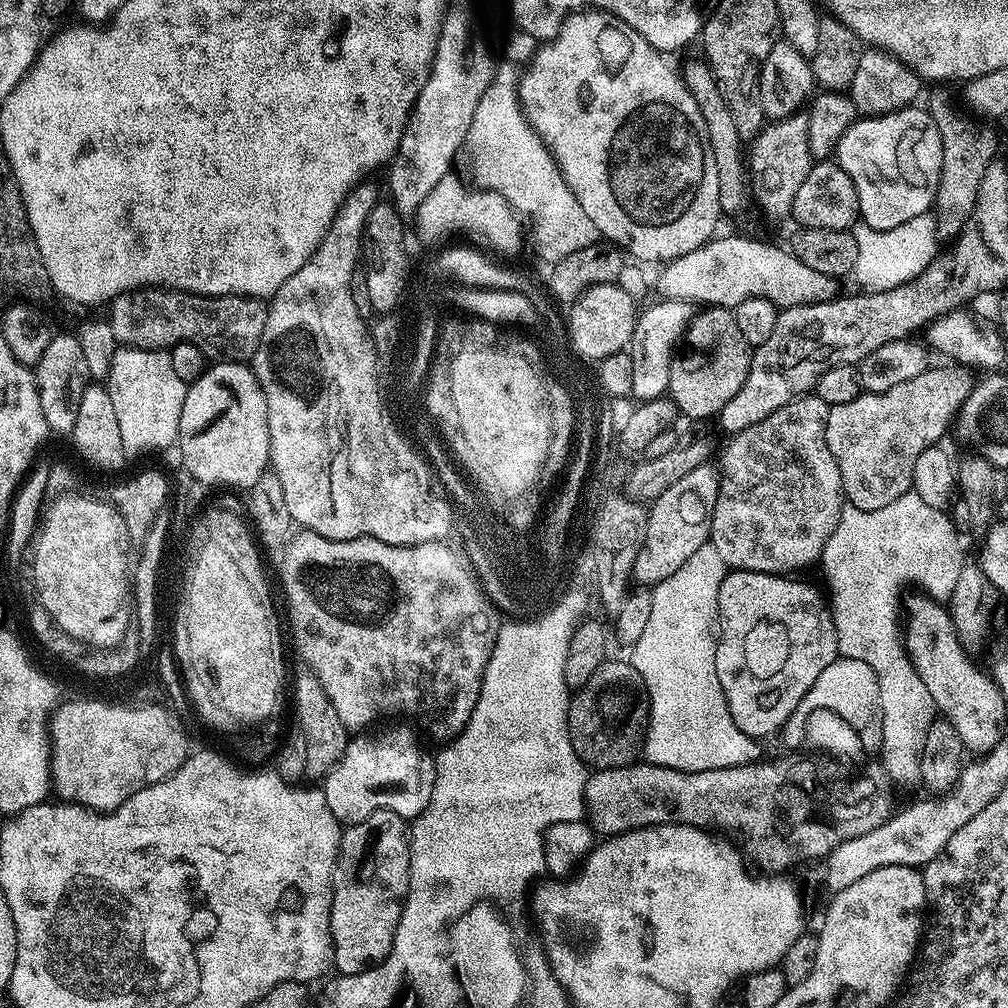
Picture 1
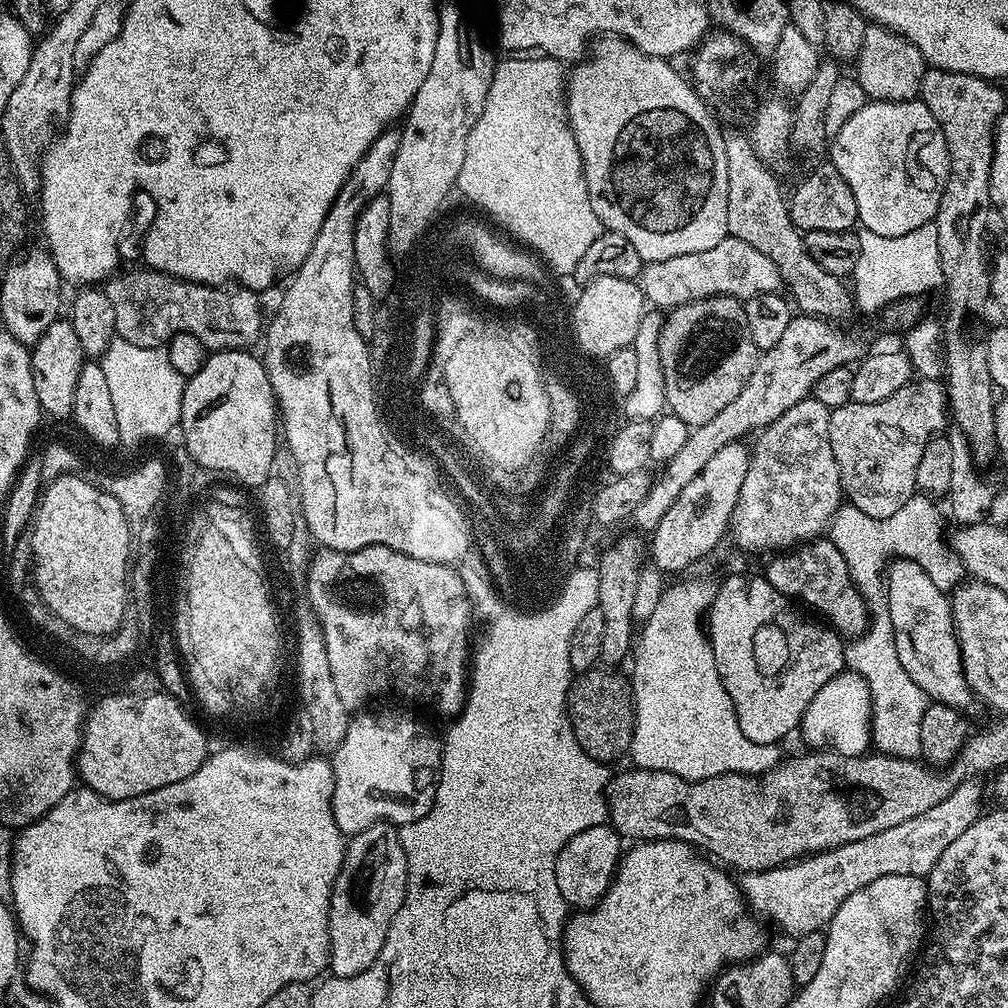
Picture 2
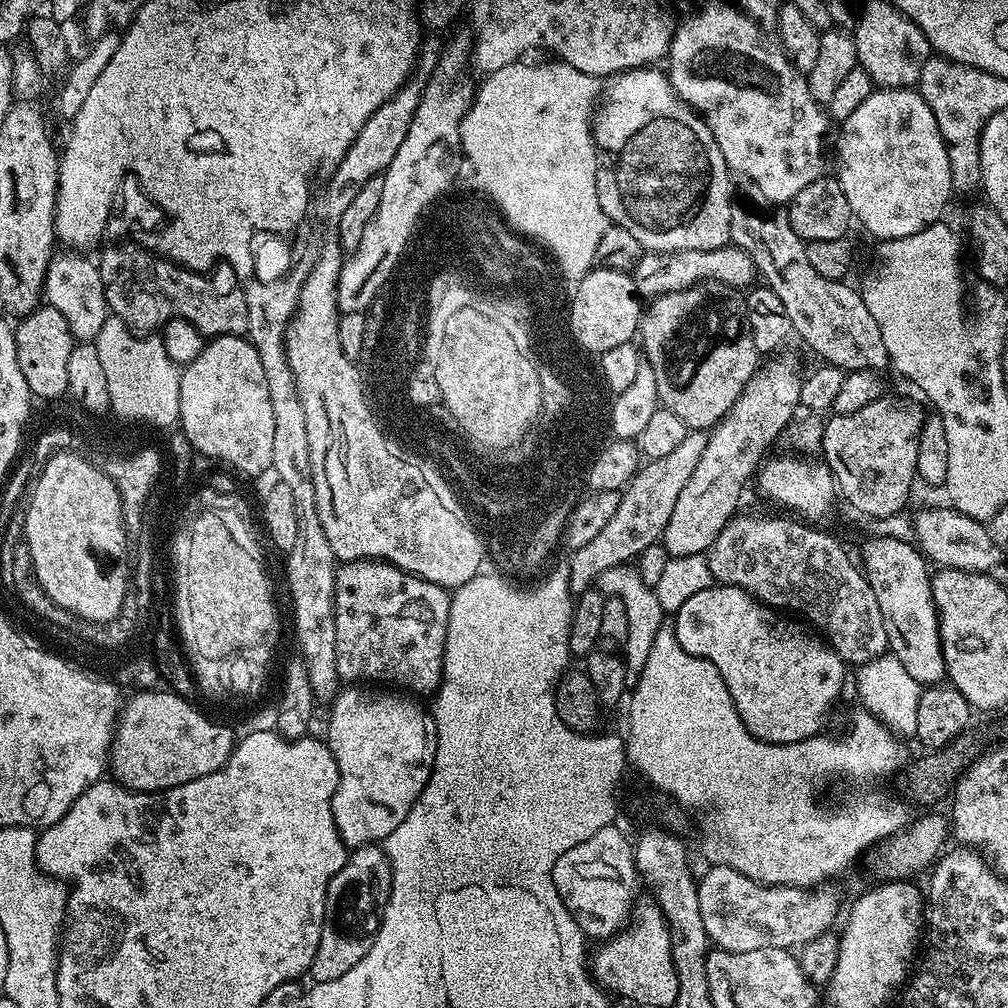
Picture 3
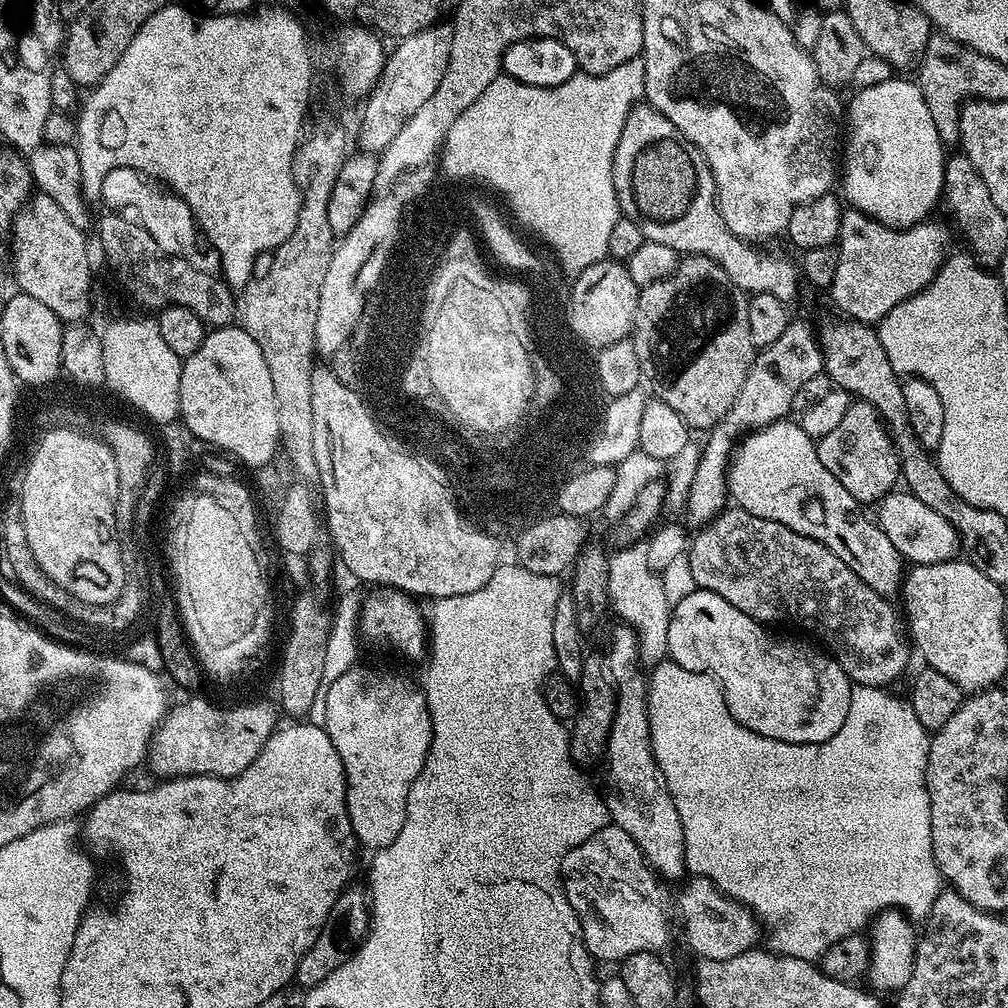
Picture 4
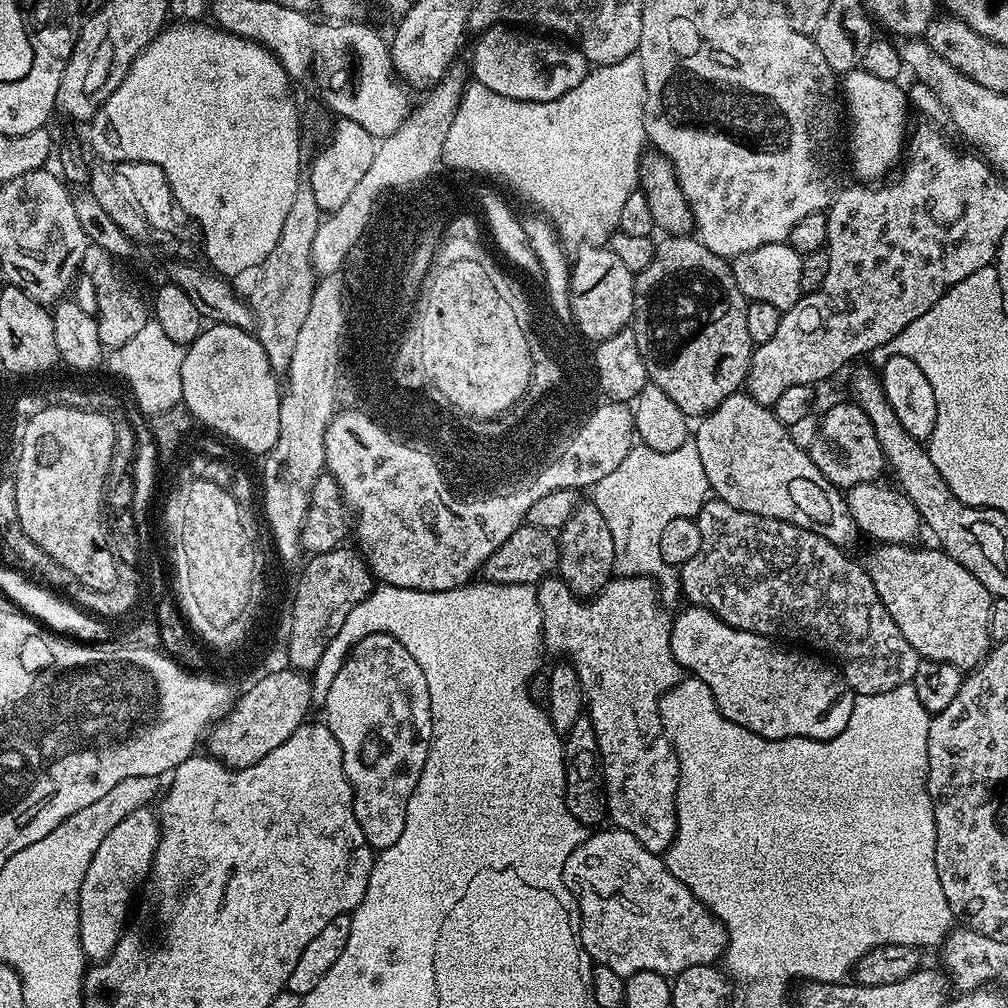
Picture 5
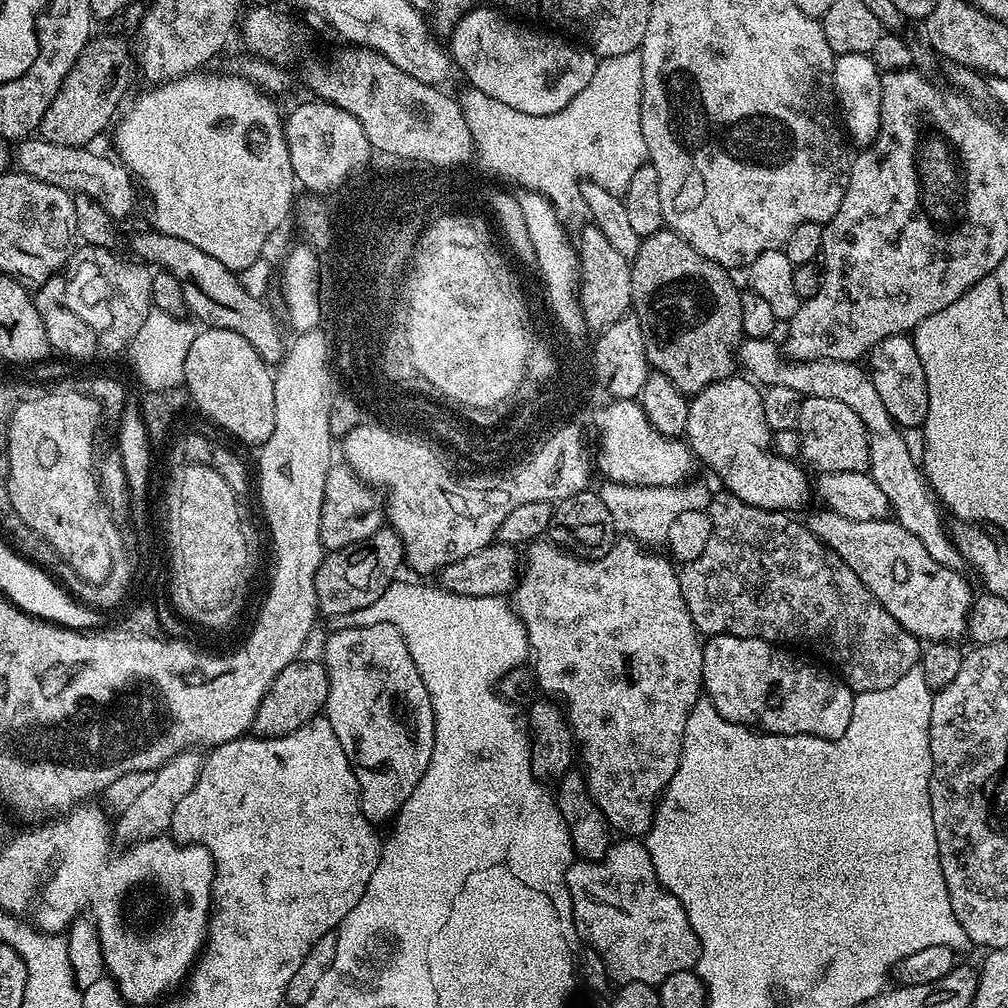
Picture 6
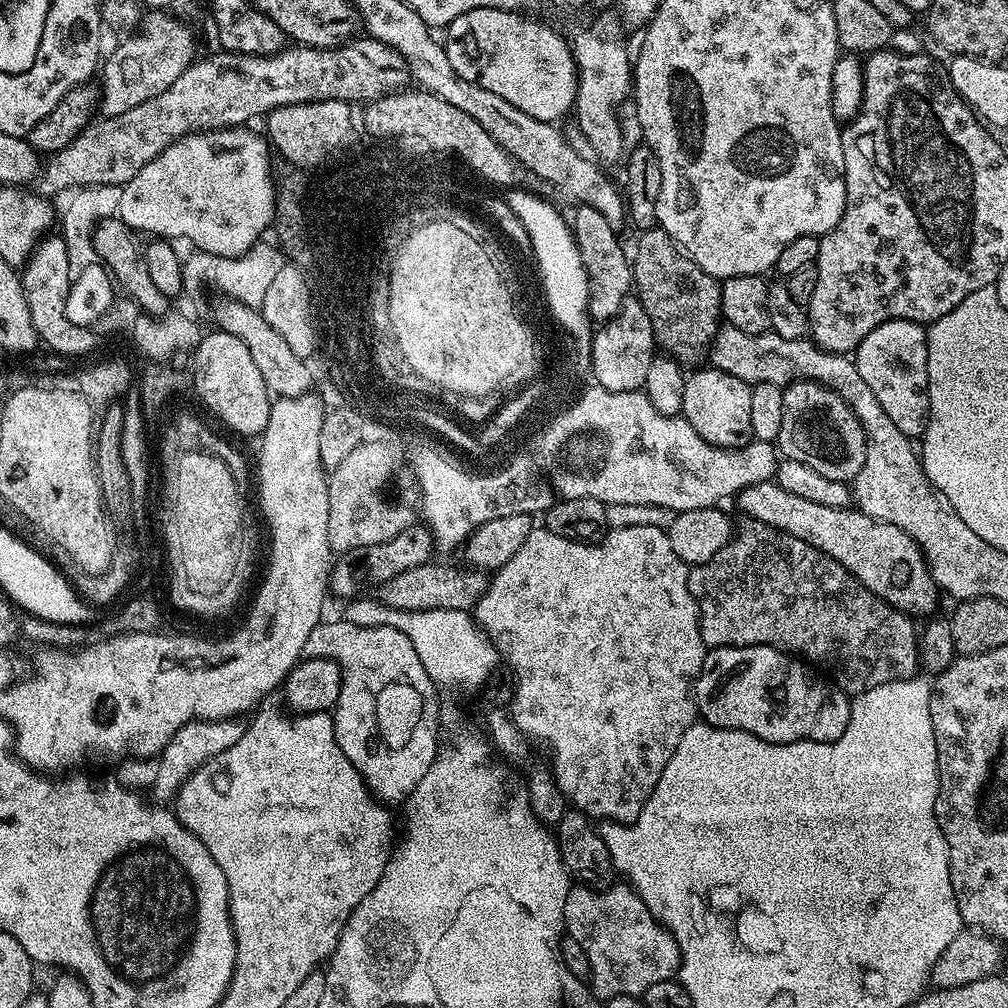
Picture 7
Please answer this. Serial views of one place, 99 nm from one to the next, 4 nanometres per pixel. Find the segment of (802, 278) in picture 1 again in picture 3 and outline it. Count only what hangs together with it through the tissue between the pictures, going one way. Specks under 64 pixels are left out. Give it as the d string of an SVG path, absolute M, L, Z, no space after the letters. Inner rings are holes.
M725 246L714 250L645 251L640 257L638 266L630 275L641 297L655 298L662 294L695 288L703 280L717 280L733 290L744 290L753 283L752 279L757 279L758 271L750 254L746 254L746 250L735 246Z

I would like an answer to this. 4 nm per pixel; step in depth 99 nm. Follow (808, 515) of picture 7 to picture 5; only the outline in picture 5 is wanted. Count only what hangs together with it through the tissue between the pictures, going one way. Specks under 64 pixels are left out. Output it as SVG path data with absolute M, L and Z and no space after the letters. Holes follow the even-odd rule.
M881 544L866 559L868 576L874 582L874 590L878 590L878 598L882 598L882 606L894 618L894 626L902 630L902 638L914 646L914 650L923 659L950 662L950 666L958 666L962 670L974 670L987 658L990 651L988 624L994 597L988 593L986 586L962 566L962 562L954 562L939 547L920 548L911 544Z

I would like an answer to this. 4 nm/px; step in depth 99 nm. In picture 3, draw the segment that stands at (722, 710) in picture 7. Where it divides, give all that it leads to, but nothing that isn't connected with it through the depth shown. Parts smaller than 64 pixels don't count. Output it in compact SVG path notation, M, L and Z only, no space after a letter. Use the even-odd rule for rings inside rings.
M722 583L712 587L716 588L689 591L681 608L674 613L674 631L682 648L708 660L718 670L718 674L722 674L722 682L726 682L726 690L730 690L730 698L738 710L740 721L759 740L765 740L768 744L793 744L817 735L823 729L820 727L824 724L828 707L844 688L846 665L836 649L807 627L799 628L783 620L780 617L783 615L757 600L747 588Z

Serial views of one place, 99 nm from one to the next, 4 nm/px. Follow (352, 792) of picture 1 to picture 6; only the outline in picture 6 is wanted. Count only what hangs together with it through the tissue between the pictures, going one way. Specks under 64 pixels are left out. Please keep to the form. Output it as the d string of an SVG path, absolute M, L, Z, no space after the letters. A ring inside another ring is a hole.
M378 622L374 626L358 626L354 632L372 644L339 644L336 640L324 644L322 663L328 669L328 700L324 712L356 776L360 809L373 825L380 826L383 820L391 821L399 813L422 774L426 774L434 750L434 710L430 694L414 666L414 658L410 658L410 650L394 626Z

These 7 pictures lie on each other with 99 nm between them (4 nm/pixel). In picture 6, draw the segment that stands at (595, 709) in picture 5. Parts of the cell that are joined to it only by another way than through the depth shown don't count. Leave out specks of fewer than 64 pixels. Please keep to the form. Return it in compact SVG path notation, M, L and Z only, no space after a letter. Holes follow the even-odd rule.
M620 538L613 543L612 549L605 556L595 558L581 558L572 555L551 542L533 542L527 545L528 557L522 560L522 575L511 593L510 600L519 616L524 628L528 632L528 646L531 652L530 664L536 674L536 683L539 691L544 694L556 694L561 692L563 707L566 709L568 724L573 737L578 741L578 756L584 759L582 765L588 781L588 793L592 795L592 801L602 810L609 825L617 833L628 838L643 837L652 829L652 819L656 817L656 805L664 794L670 778L680 765L680 755L684 745L684 727L690 710L701 699L704 686L702 674L702 654L704 645L701 633L696 631L690 618L690 610L686 610L686 602L682 598L680 589L680 577L673 561L667 555L651 556L649 549L635 540Z

